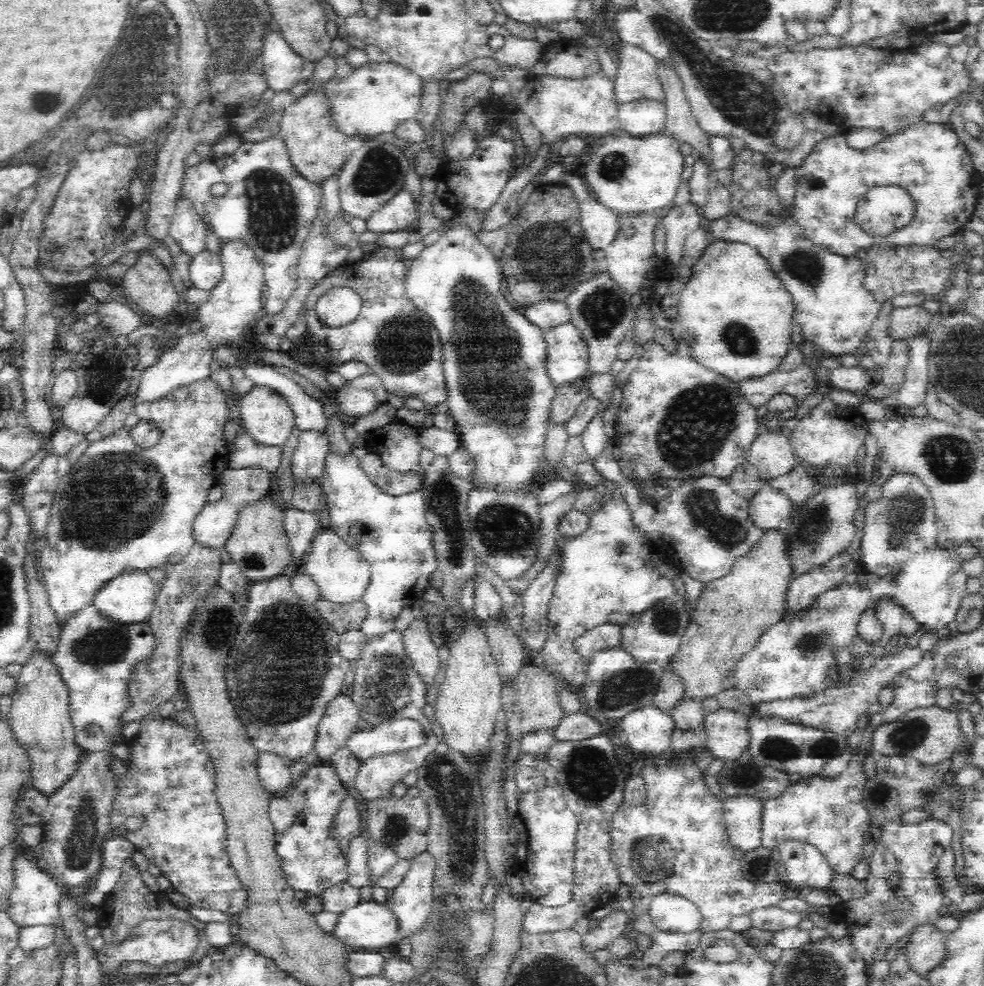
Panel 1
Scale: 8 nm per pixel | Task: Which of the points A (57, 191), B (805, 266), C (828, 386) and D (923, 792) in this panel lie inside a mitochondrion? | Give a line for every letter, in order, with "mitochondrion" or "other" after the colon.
A: other
B: mitochondrion
C: other
D: mitochondrion

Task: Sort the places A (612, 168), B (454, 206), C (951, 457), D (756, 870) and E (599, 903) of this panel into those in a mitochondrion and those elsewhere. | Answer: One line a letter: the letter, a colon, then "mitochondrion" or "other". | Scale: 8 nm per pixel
A: mitochondrion
B: other
C: mitochondrion
D: mitochondrion
E: other

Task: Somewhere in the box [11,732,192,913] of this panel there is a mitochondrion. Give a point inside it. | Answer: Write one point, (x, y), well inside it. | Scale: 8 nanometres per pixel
(80, 847)

